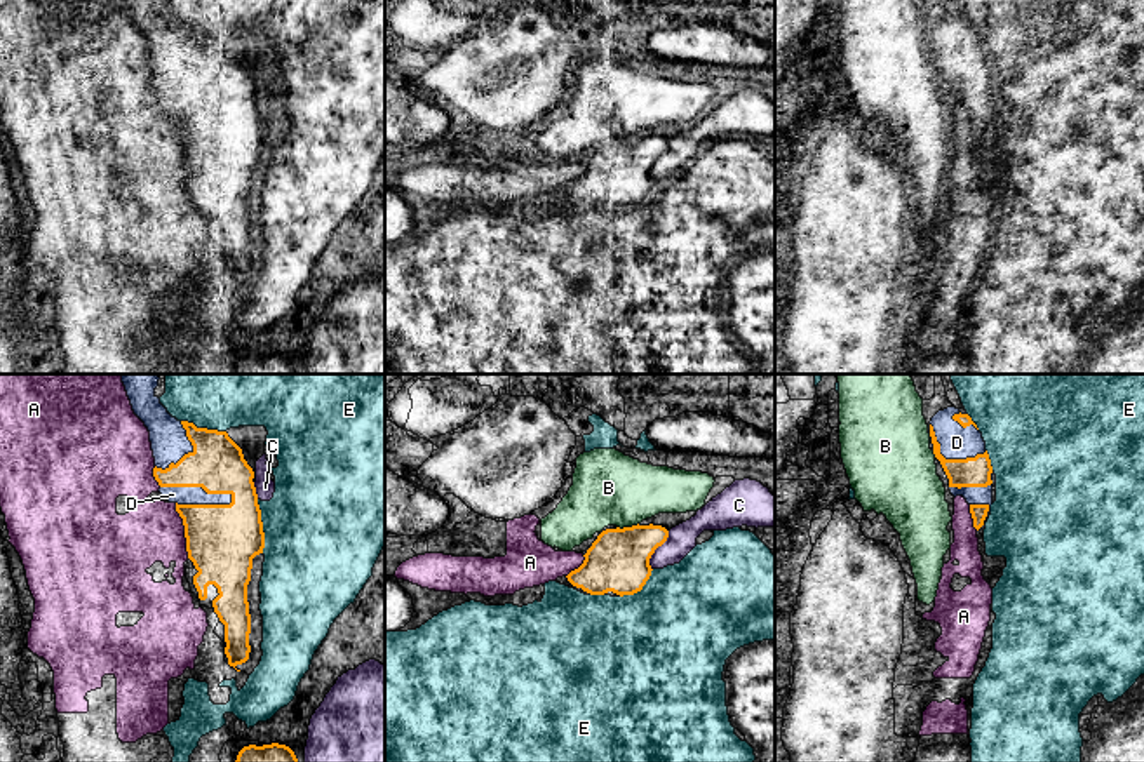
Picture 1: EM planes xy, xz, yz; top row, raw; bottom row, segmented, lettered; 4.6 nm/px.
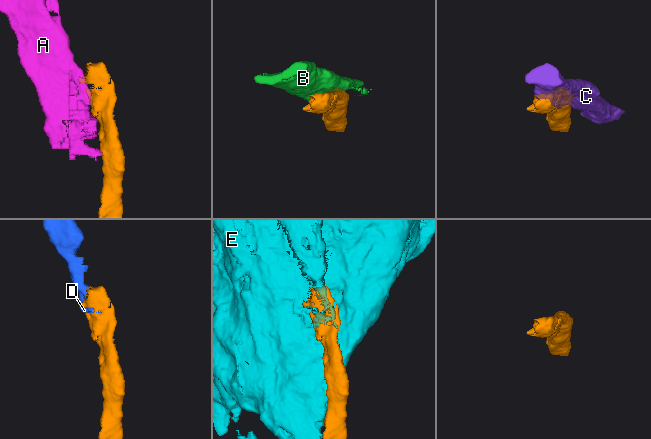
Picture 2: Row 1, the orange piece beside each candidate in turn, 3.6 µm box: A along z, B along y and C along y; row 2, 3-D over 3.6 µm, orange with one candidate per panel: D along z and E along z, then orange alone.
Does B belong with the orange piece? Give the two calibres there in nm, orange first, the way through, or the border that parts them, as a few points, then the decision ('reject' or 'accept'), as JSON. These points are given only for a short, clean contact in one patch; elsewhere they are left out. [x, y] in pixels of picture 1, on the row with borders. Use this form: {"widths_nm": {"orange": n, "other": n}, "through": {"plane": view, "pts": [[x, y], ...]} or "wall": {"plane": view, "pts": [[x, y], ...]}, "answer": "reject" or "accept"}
{"widths_nm": {"orange": 280, "other": 340}, "answer": "reject"}

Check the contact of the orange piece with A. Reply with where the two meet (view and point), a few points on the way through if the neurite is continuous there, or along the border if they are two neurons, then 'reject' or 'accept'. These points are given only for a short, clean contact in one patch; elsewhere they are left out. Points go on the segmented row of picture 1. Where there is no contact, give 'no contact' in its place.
xy (185, 531) | reject

